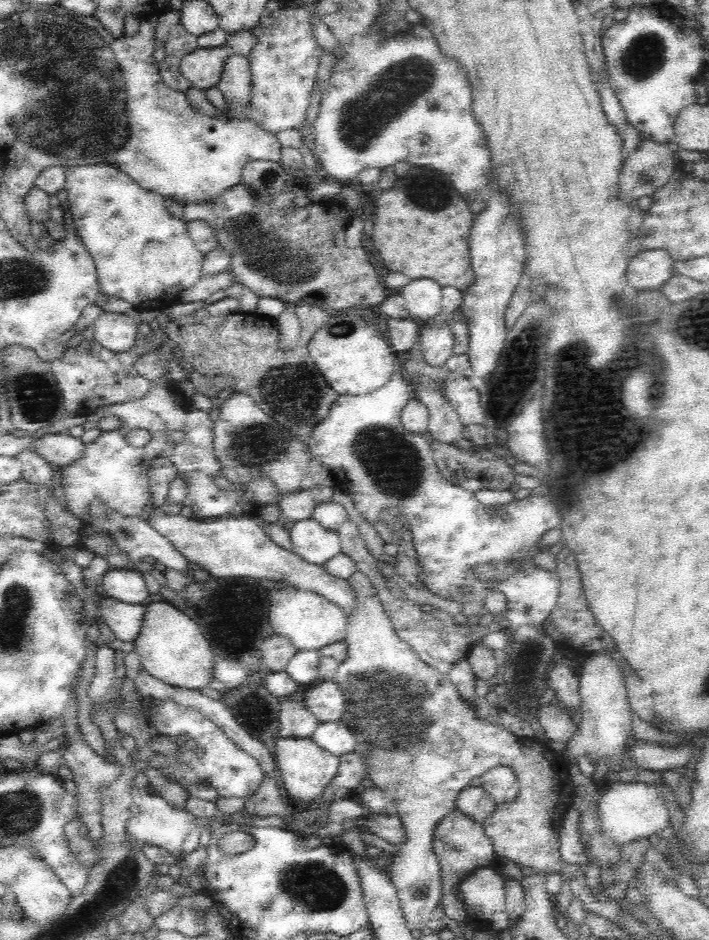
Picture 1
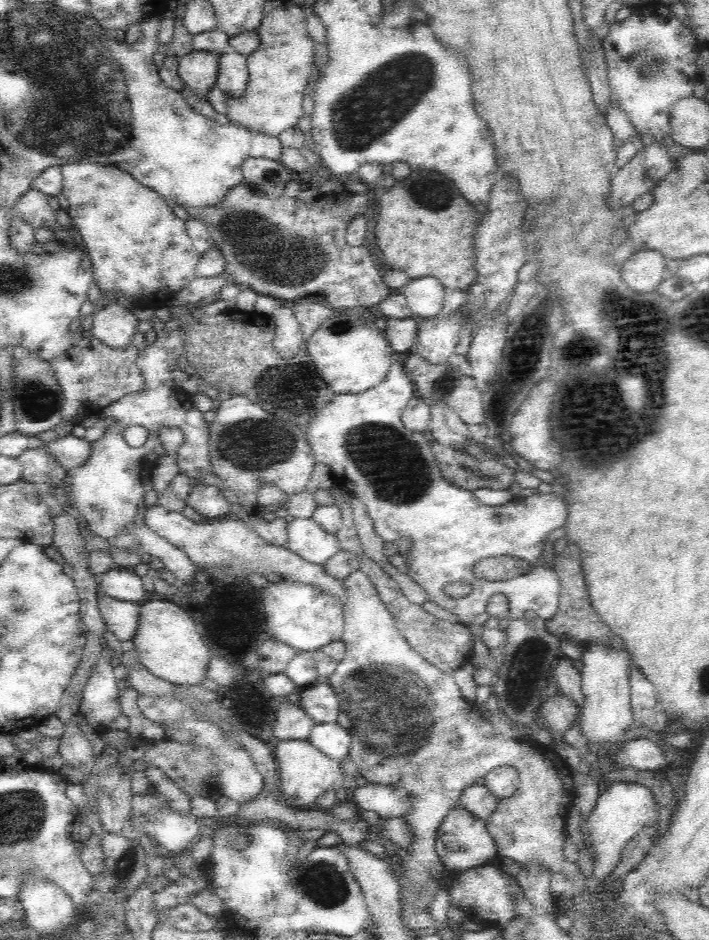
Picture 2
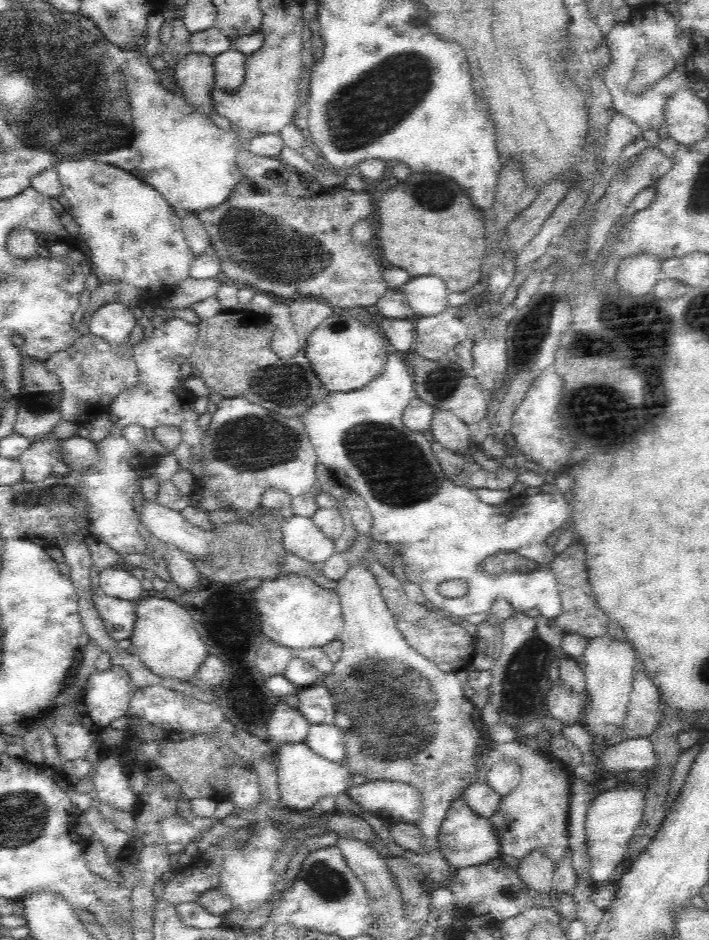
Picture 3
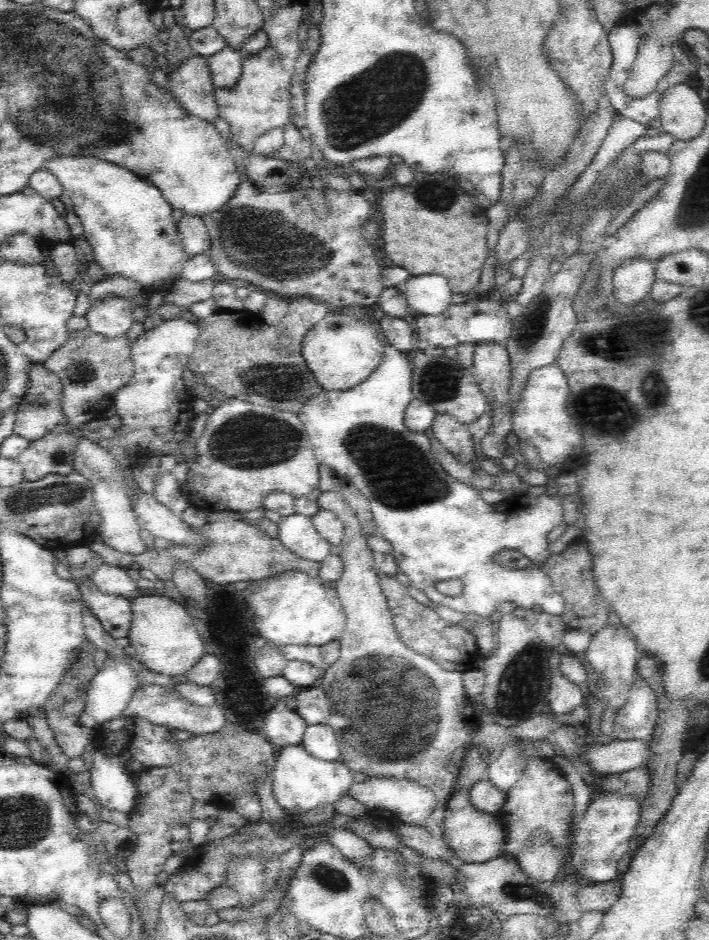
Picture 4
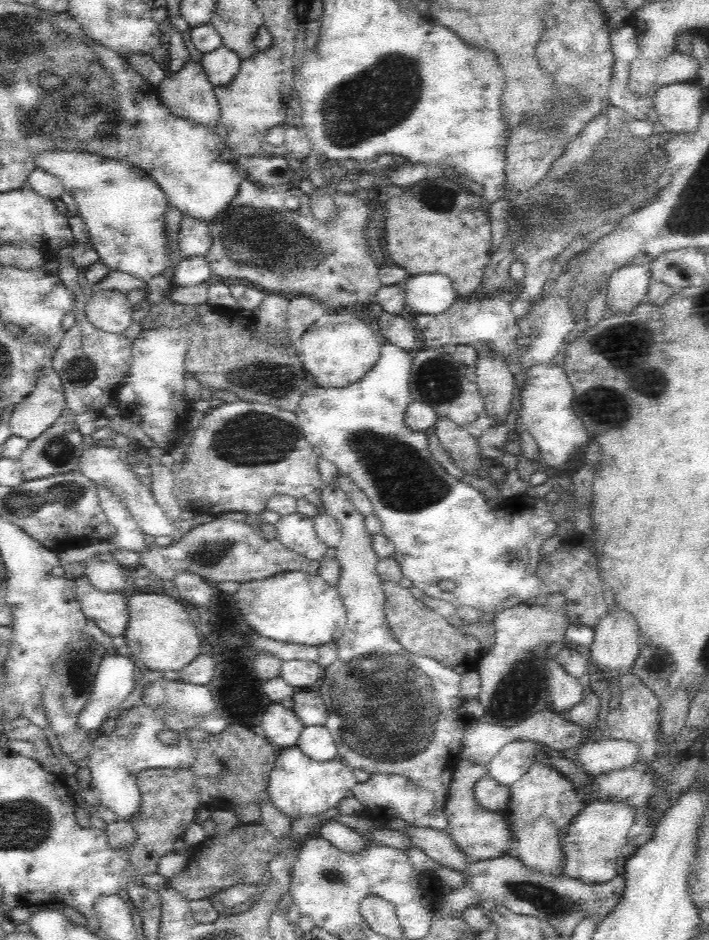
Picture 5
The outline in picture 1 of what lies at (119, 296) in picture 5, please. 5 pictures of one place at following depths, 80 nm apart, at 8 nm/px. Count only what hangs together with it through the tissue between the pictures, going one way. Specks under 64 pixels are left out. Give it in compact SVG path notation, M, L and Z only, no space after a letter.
M104 311L92 324L93 339L104 349L122 353L134 347L139 323L130 316Z

